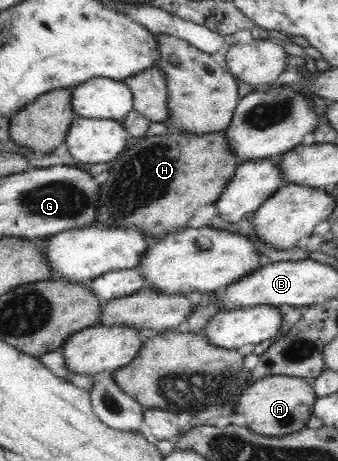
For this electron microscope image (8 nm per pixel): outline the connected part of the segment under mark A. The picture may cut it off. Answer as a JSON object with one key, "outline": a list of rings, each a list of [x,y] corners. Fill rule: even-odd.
{"outline":[[[265,376],[242,391],[234,411],[244,418],[244,426],[254,433],[266,437],[287,436],[307,427],[307,421],[313,415],[312,408],[316,398],[314,387],[303,378]]]}

